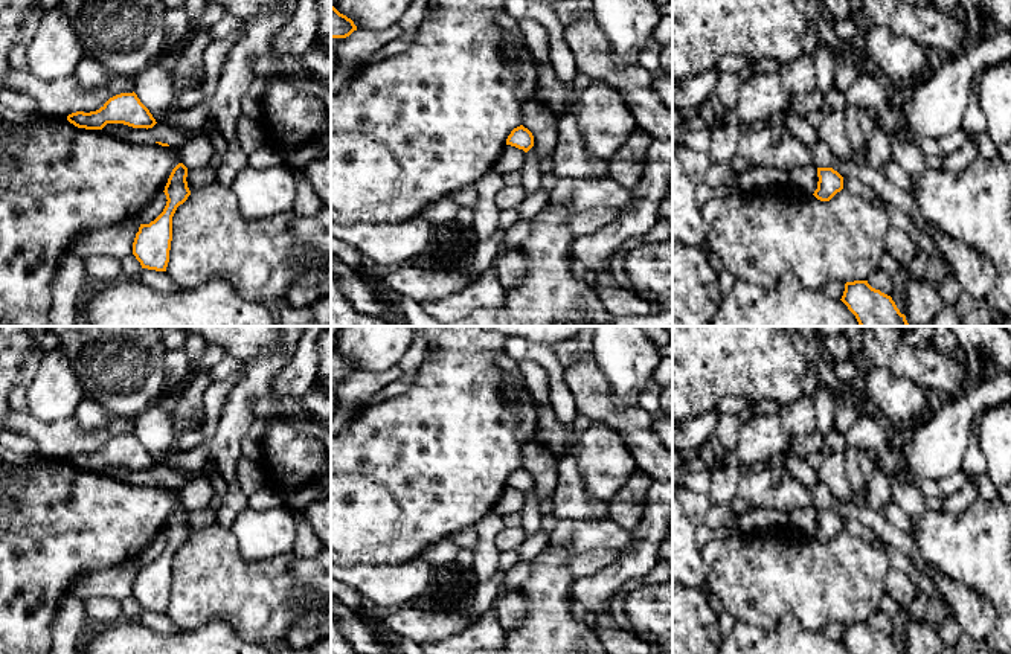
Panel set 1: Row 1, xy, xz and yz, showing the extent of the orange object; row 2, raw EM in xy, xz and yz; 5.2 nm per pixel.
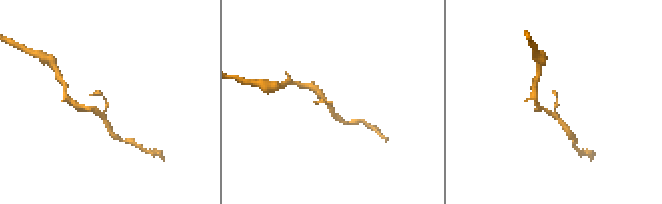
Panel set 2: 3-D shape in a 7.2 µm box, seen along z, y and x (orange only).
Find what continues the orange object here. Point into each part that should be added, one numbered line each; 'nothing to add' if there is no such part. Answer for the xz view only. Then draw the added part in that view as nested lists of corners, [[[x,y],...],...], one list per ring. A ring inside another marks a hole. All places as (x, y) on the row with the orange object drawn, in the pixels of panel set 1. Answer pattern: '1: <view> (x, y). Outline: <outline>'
nothing to add

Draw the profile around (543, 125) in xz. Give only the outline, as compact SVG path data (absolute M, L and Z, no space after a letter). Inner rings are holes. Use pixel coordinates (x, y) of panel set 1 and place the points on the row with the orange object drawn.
M535 99L531 105L523 107L523 127L528 128L534 136L535 151L541 159L554 152L557 146L557 116L546 113L537 107Z

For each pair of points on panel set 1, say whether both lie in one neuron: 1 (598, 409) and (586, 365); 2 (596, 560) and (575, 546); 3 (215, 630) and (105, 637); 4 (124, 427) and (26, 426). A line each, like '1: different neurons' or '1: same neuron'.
1: same neuron
2: different neurons
3: same neuron
4: same neuron

